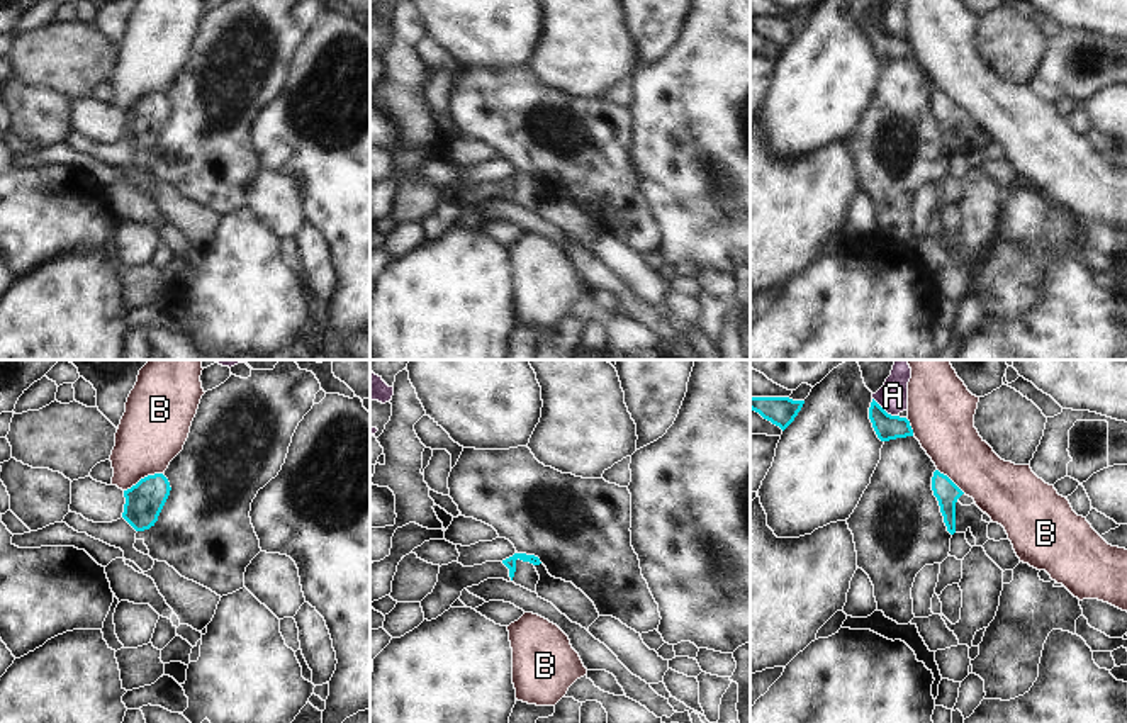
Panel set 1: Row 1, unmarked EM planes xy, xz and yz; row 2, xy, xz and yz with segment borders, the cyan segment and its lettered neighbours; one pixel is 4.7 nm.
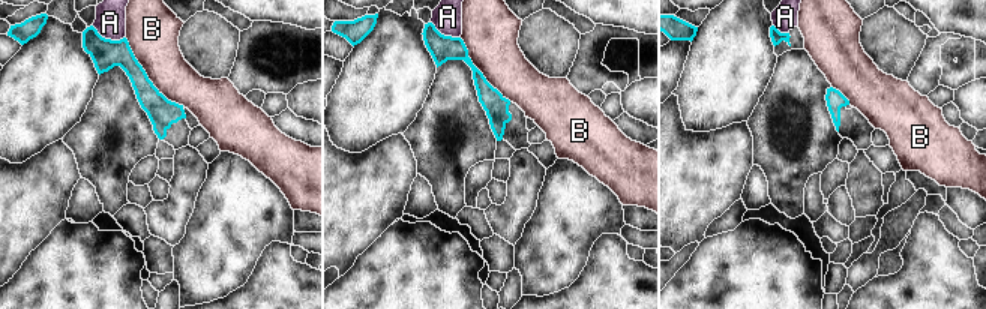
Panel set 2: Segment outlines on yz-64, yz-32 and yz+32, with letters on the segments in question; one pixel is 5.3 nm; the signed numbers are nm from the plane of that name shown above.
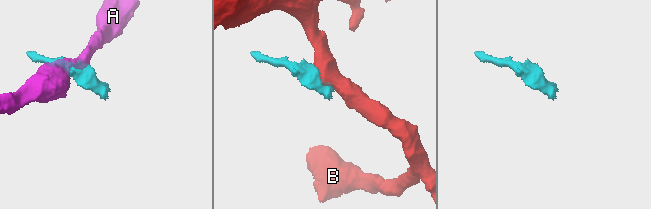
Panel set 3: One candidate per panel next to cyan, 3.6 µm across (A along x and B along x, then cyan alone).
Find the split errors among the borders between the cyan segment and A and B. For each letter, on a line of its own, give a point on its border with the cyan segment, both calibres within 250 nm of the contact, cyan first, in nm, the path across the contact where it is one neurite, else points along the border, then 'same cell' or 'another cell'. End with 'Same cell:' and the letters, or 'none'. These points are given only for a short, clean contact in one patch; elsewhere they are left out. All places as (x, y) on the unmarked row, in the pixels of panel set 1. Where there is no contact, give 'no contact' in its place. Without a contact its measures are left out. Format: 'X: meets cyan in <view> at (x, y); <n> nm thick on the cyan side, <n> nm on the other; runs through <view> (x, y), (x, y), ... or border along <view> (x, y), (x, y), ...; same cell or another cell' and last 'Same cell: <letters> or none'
A: meets cyan in yz at (885, 31); 120 nm thick on the cyan side, 140 nm on the other; border along yz (873, 17), (888, 33), (898, 36); another cell
B: meets cyan in xy at (145, 97); 180 nm thick on the cyan side, 320 nm on the other; another cell
Same cell: none

